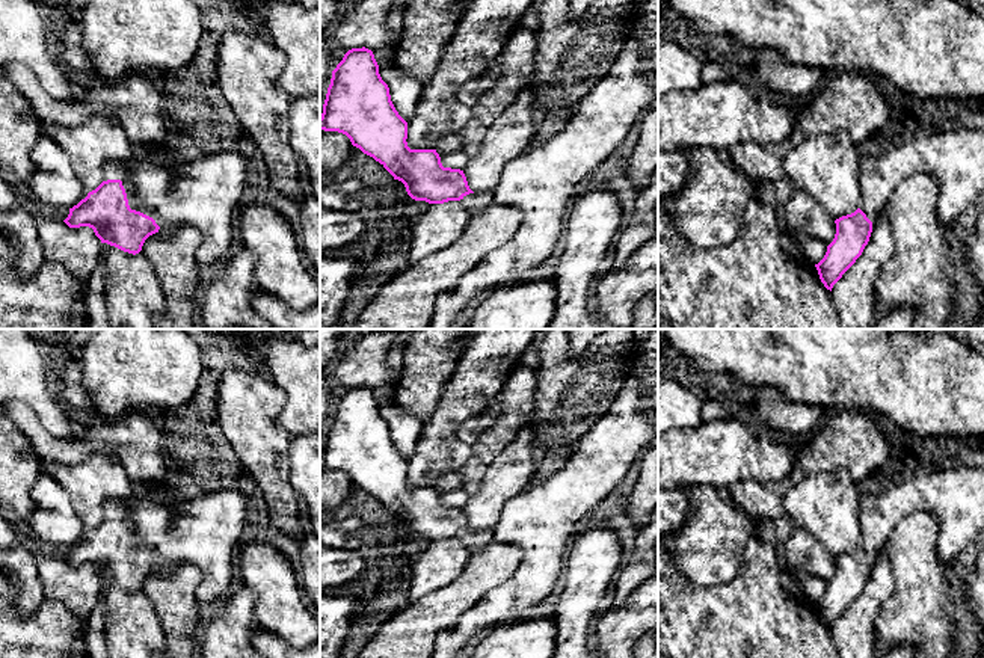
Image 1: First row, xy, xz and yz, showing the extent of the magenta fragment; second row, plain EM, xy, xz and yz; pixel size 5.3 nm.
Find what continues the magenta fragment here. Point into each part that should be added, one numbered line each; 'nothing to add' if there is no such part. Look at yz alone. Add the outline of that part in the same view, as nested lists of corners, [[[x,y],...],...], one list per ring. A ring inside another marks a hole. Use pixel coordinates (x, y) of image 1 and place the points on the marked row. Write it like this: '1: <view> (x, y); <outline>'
1: yz (956, 157); [[[961,127],[921,134],[878,155],[860,158],[859,208],[872,222],[896,186],[913,174],[937,178],[937,217],[942,223],[952,223],[984,201],[984,130]]]

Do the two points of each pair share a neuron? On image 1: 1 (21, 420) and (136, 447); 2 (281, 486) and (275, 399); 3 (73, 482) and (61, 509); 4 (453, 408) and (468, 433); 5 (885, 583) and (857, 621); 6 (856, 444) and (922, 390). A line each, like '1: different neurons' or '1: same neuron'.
1: same neuron
2: same neuron
3: different neurons
4: different neurons
5: same neuron
6: different neurons

